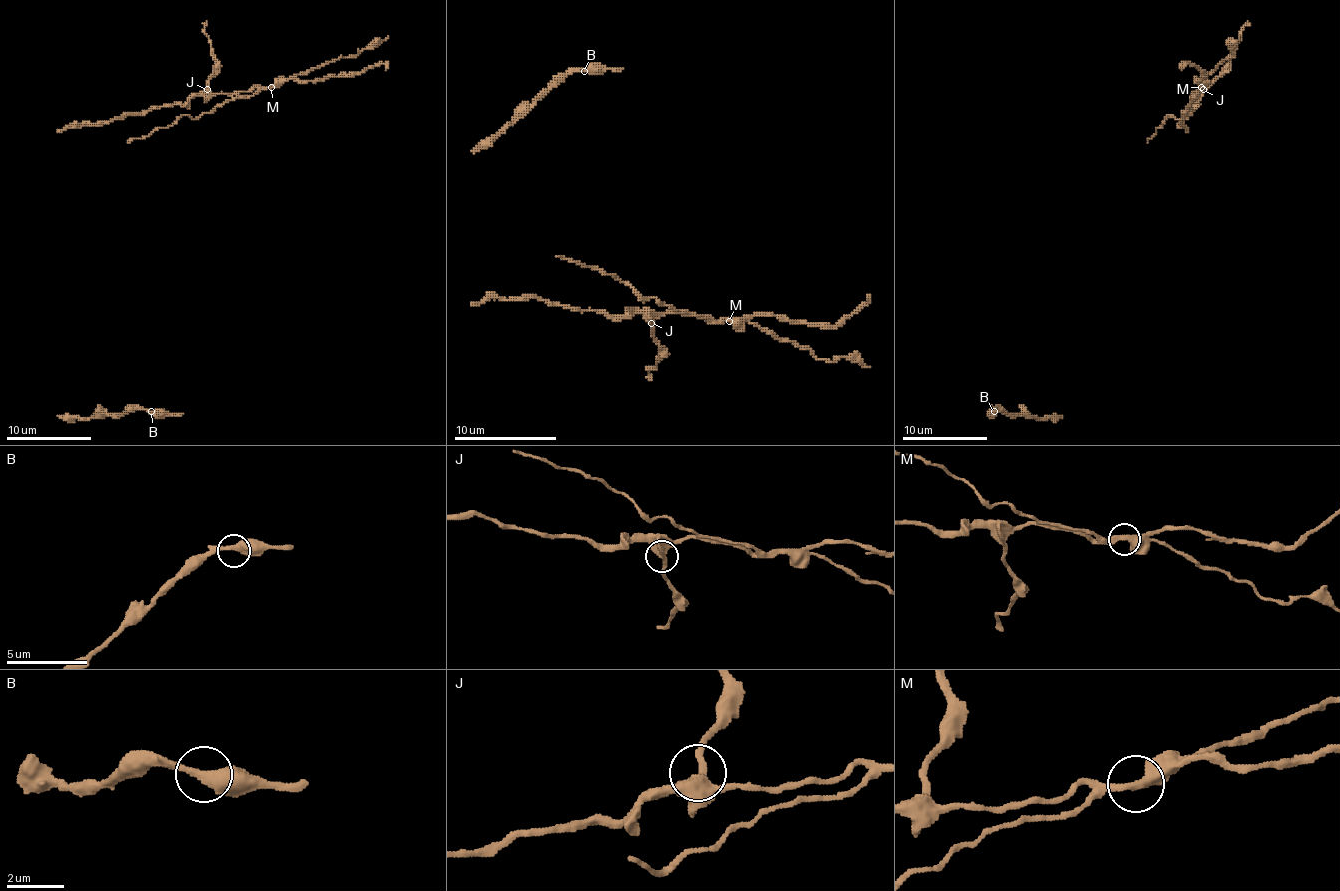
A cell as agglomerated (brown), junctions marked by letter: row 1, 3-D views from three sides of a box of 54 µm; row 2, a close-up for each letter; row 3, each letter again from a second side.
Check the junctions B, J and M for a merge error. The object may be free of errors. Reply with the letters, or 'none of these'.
M

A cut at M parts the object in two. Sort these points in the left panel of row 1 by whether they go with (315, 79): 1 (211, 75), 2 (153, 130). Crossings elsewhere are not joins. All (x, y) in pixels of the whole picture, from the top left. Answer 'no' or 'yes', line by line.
1: yes
2: no

